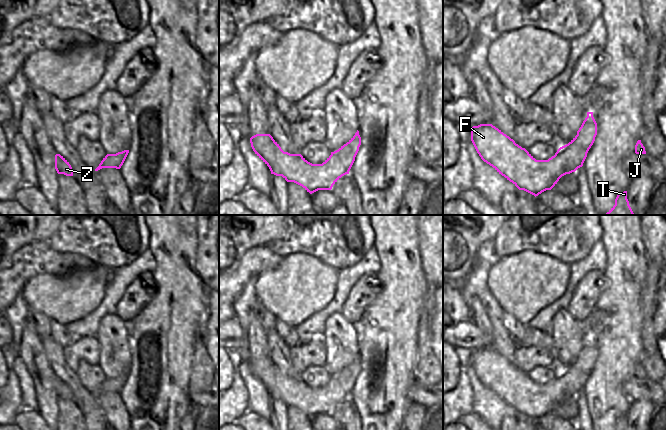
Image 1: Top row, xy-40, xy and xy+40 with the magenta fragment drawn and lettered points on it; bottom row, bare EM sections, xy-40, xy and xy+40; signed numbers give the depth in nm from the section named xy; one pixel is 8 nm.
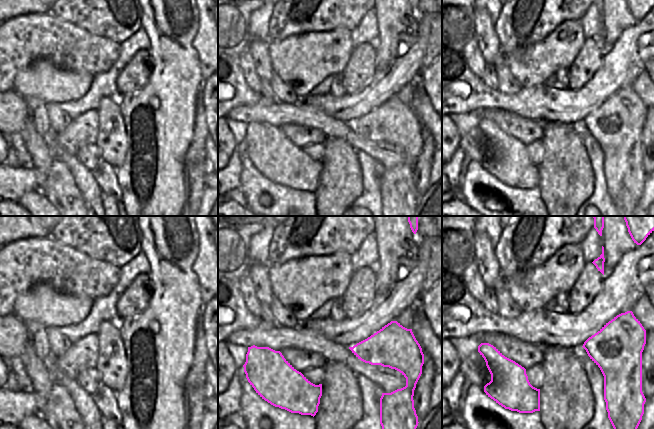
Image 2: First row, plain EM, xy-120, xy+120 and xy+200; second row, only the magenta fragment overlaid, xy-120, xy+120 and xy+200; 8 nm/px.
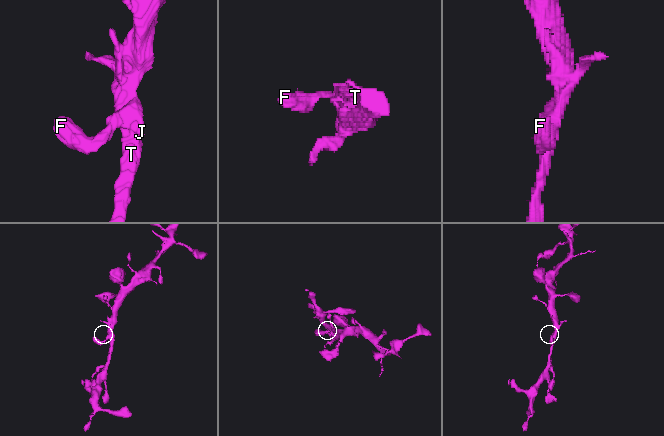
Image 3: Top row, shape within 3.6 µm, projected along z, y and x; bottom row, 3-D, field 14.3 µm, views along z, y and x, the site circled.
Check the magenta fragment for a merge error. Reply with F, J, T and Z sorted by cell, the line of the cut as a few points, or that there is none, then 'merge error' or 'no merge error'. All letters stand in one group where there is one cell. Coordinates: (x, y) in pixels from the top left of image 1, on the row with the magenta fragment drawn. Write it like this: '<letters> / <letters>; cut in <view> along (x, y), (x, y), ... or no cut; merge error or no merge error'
F J T Z; no cut; no merge error

